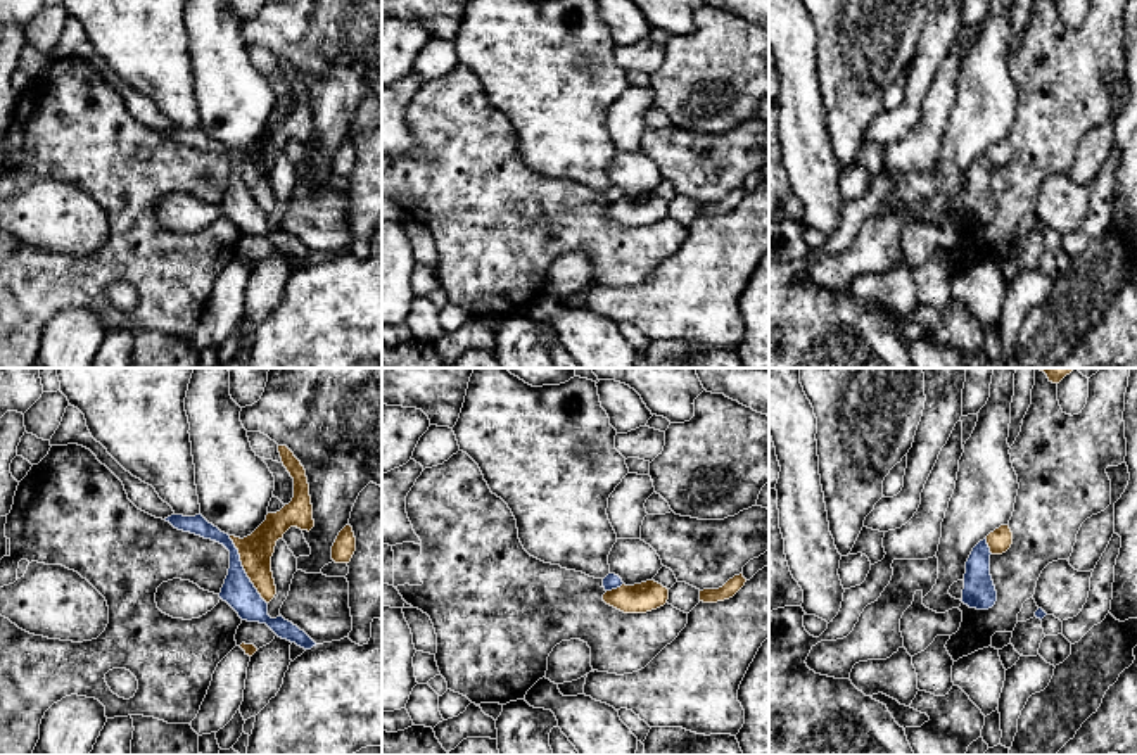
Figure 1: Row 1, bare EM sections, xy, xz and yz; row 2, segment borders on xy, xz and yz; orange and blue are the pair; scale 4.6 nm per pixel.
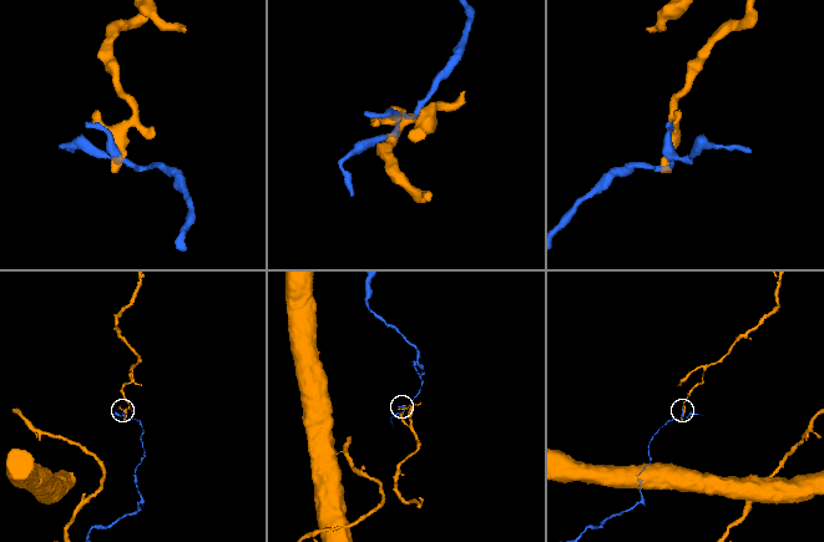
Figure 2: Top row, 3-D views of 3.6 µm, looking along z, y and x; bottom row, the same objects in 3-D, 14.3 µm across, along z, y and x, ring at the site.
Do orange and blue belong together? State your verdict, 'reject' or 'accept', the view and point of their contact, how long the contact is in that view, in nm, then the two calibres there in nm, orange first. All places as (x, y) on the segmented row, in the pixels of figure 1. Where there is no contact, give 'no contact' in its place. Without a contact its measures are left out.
reject; contact xy (244, 569); length 360 nm; calibres 160 and 150 nm

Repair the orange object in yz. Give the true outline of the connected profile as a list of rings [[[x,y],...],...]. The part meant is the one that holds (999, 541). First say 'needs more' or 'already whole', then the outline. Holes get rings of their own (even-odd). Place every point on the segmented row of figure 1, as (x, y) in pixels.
already whole; [[[1000,525],[987,536],[987,544],[992,555],[1006,553],[1013,544],[1013,532],[1009,525]]]

